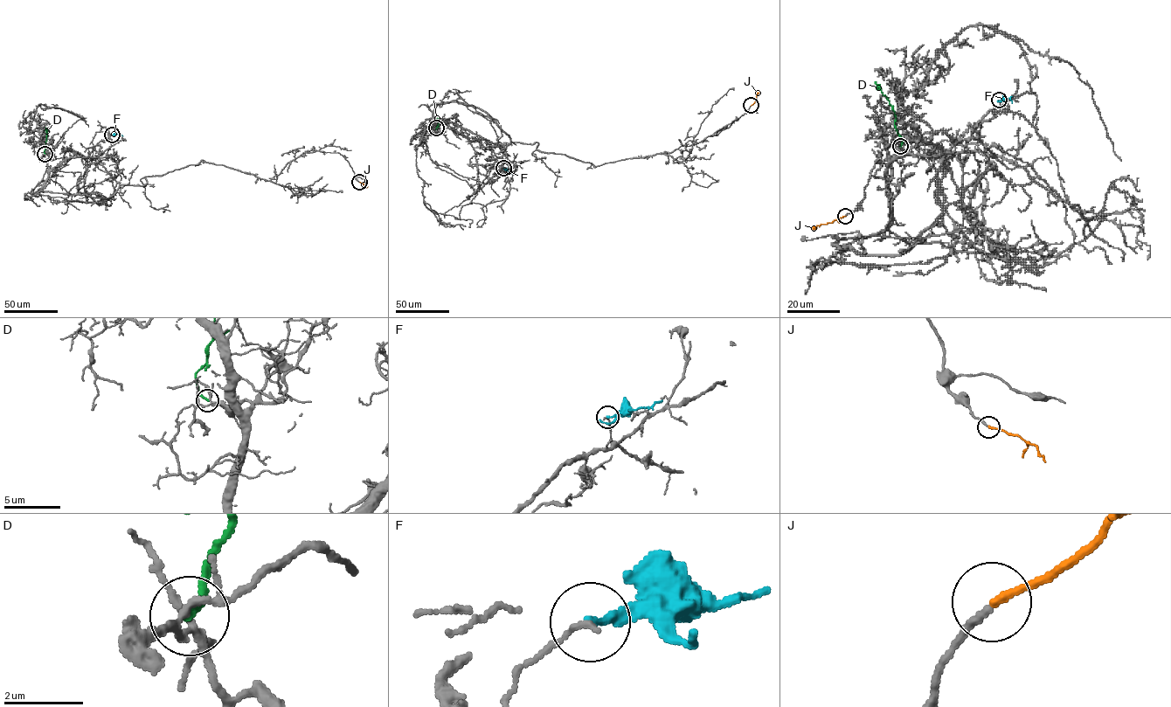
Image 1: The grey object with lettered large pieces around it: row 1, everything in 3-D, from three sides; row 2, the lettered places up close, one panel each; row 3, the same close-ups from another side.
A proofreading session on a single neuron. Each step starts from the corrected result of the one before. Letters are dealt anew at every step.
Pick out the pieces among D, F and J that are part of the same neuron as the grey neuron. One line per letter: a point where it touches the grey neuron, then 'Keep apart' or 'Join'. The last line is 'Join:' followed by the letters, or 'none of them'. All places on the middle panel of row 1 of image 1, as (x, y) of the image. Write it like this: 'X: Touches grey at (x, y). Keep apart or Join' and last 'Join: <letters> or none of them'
D: Touches grey at (436, 128). Keep apart
F: Touches grey at (503, 168). Keep apart
J: Touches grey at (751, 105). Join
Join: J

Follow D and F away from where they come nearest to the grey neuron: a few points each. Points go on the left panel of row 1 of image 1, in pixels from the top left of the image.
D: (45, 154), (47, 129), (45, 130)
F: (112, 135), (122, 136)

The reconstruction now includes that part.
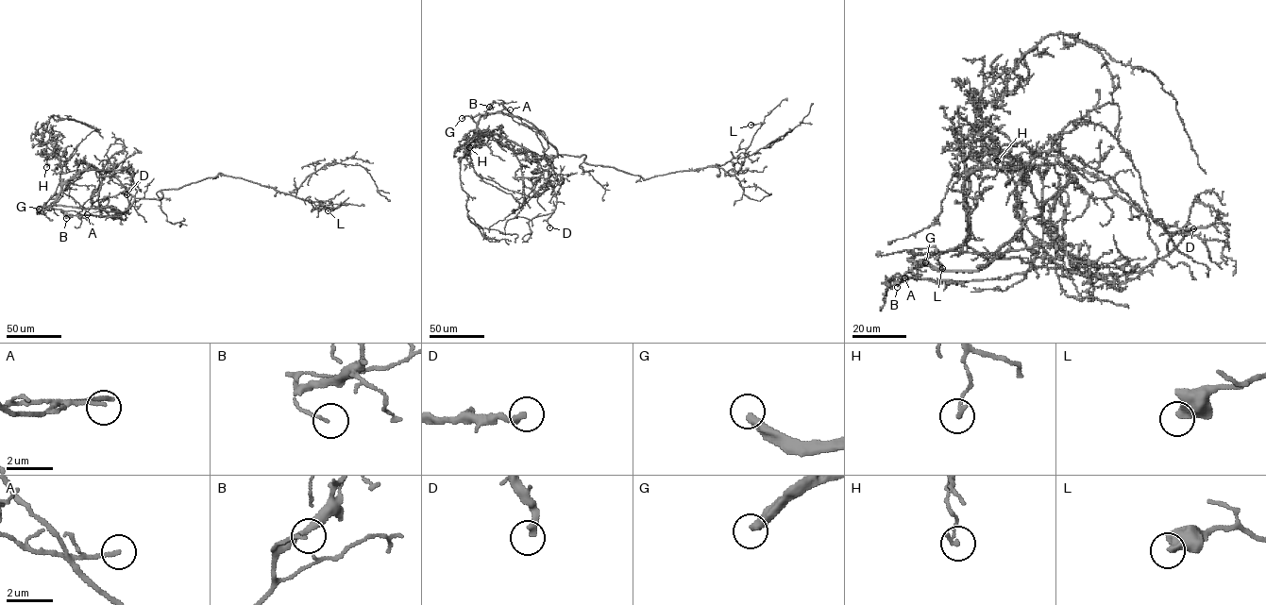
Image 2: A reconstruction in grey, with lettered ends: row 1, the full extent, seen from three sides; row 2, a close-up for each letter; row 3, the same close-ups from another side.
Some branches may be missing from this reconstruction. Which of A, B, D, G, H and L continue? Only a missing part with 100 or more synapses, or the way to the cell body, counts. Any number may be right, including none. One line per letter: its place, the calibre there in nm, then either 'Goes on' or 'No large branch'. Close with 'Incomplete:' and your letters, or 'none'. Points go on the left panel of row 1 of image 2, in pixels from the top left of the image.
A: Place: (87, 214). Thickness 140 nm. No large branch
B: Place: (66, 218). Thickness 100 nm. No large branch
D: Place: (126, 194). Thickness 280 nm. No large branch
G: Place: (39, 209). Thickness 360 nm. Goes on
H: Place: (46, 167). Thickness 170 nm. No large branch
L: Place: (328, 210). Thickness 500 nm. No large branch
Incomplete: G

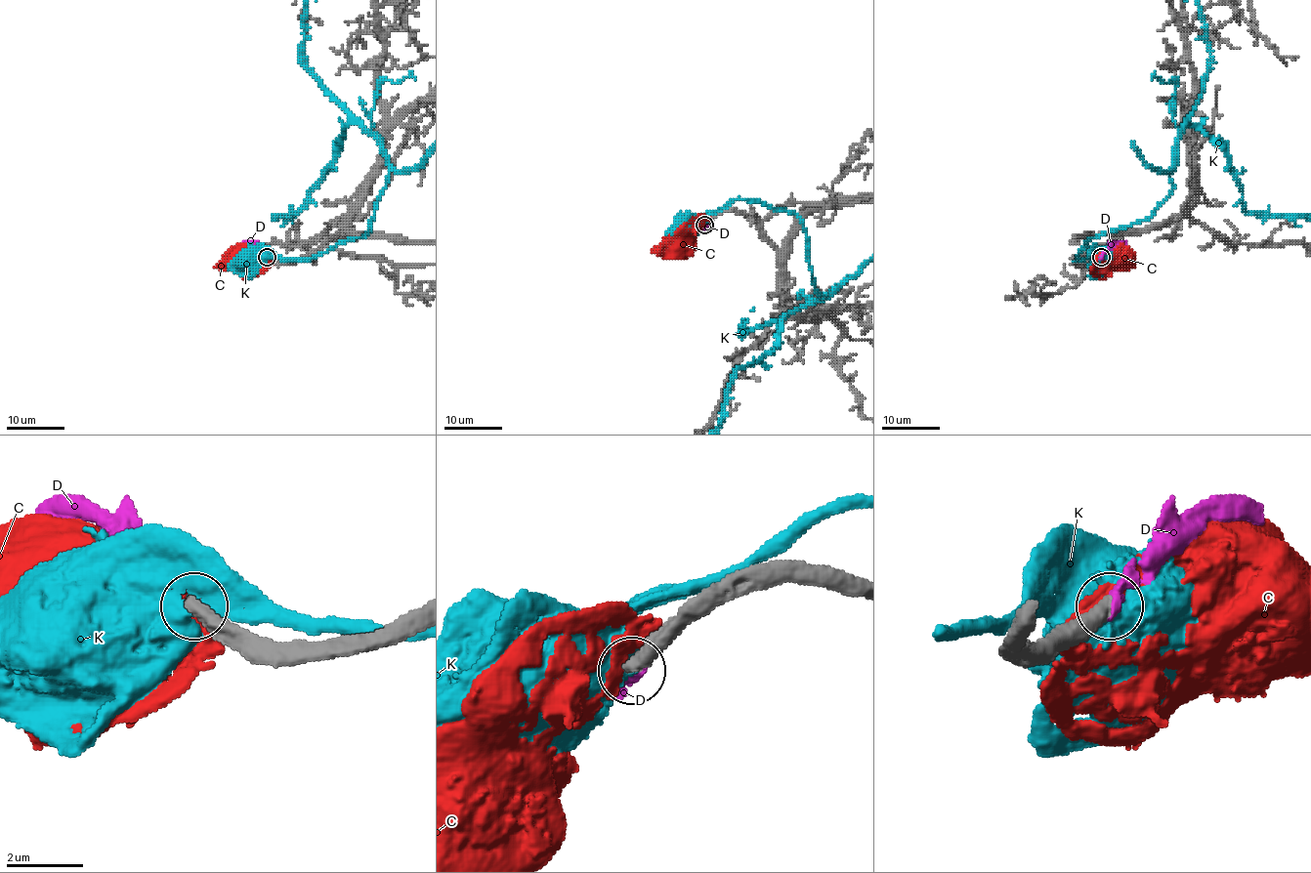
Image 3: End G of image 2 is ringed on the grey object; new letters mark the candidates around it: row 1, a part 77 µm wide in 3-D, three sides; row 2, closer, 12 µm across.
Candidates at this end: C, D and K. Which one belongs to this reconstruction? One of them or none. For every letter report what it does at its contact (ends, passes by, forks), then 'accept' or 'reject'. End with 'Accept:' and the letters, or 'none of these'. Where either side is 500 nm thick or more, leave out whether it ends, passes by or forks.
C: reject
D: it ends | accept
K: reject
Accept: D

